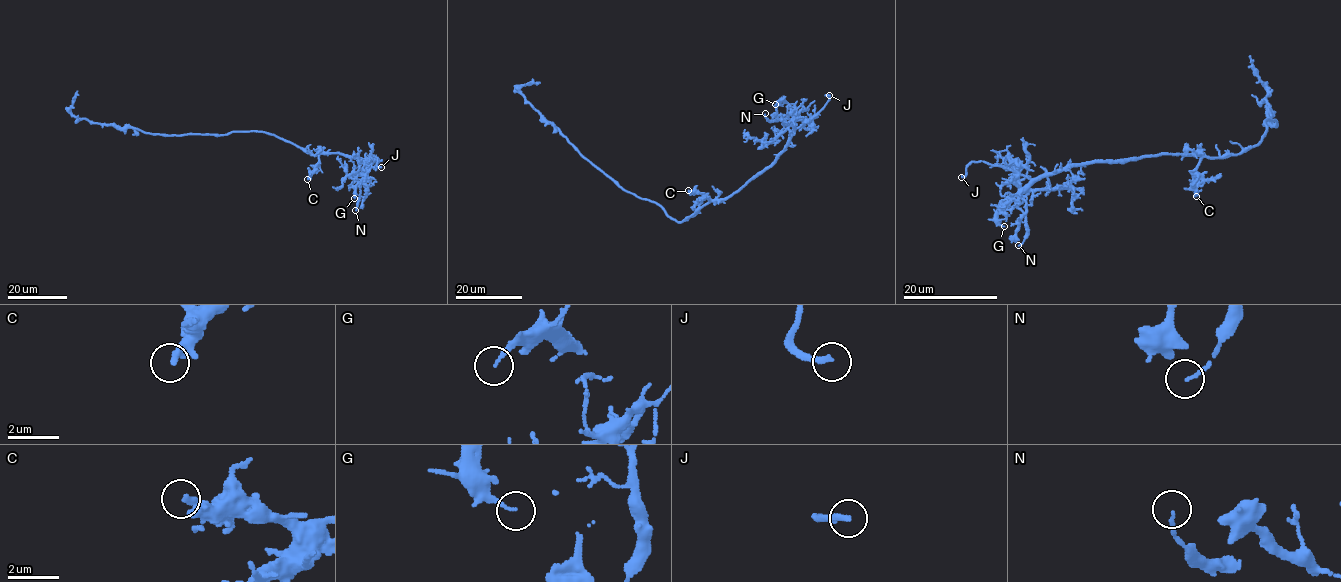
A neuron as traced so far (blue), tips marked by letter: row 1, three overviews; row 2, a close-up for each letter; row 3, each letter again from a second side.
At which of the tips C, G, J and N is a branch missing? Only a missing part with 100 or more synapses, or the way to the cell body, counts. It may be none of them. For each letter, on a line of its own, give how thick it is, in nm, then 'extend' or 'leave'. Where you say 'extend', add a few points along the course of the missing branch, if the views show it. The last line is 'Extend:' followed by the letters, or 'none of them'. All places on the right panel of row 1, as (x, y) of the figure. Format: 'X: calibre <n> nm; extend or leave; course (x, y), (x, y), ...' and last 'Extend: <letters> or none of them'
C: calibre 360 nm; leave
G: calibre 150 nm; leave
J: calibre 220 nm; extend; course (961, 177), (948, 179), (953, 175), (957, 183), (964, 184), (962, 181), (976, 181), (977, 176)
N: calibre 110 nm; leave
Extend: J

